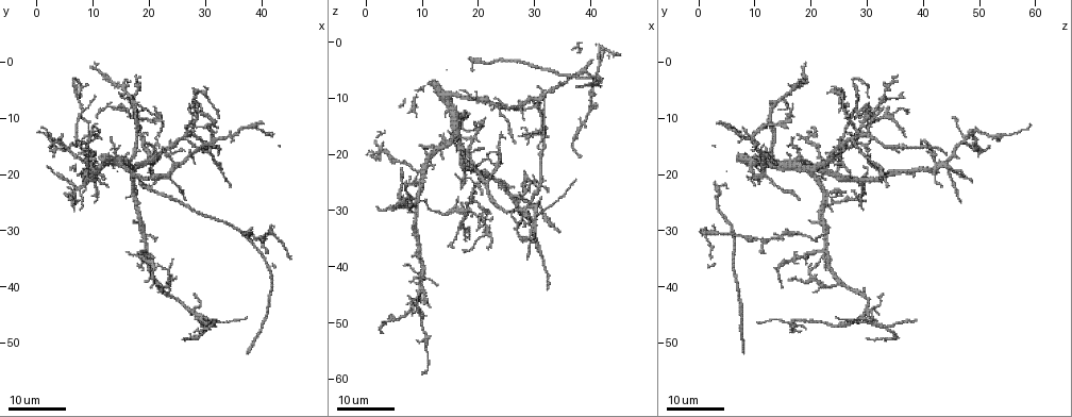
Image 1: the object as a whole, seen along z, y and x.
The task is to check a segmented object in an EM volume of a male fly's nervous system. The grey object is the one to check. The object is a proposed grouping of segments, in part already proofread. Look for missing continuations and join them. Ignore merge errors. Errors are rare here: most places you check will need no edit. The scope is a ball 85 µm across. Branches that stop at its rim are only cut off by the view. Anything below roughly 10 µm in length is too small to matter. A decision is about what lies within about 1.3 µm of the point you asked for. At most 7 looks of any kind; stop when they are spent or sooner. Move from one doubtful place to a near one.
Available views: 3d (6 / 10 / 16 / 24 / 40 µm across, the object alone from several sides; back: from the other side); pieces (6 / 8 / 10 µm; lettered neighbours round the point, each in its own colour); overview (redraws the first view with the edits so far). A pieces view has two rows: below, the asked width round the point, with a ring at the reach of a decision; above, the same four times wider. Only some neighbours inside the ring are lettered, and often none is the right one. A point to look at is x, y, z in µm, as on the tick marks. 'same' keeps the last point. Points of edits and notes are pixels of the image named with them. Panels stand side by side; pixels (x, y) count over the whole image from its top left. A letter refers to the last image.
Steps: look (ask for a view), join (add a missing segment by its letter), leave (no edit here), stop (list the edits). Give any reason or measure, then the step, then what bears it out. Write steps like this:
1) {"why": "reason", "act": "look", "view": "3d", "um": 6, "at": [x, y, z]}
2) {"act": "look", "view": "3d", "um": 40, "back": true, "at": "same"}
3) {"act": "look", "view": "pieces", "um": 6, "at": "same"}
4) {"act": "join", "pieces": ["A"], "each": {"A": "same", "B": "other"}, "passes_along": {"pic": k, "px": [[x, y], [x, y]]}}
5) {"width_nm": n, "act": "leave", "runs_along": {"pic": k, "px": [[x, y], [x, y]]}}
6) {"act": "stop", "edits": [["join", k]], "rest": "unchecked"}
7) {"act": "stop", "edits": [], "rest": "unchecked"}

{"why": "free end", "act": "look", "view": "3d", "um": 16, "at": [7.0, 14.0, 40.0]}

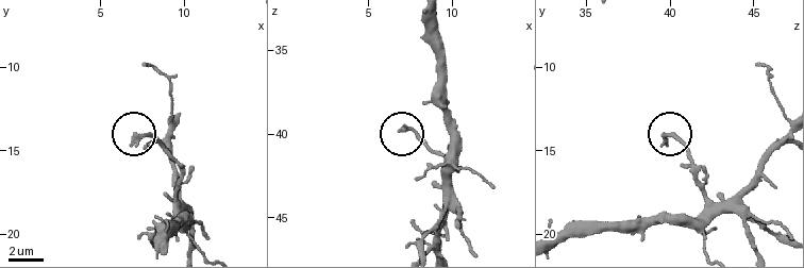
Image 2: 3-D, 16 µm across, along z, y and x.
{"act": "look", "view": "pieces", "um": 8, "at": [7.0, 14.4, 39.8]}

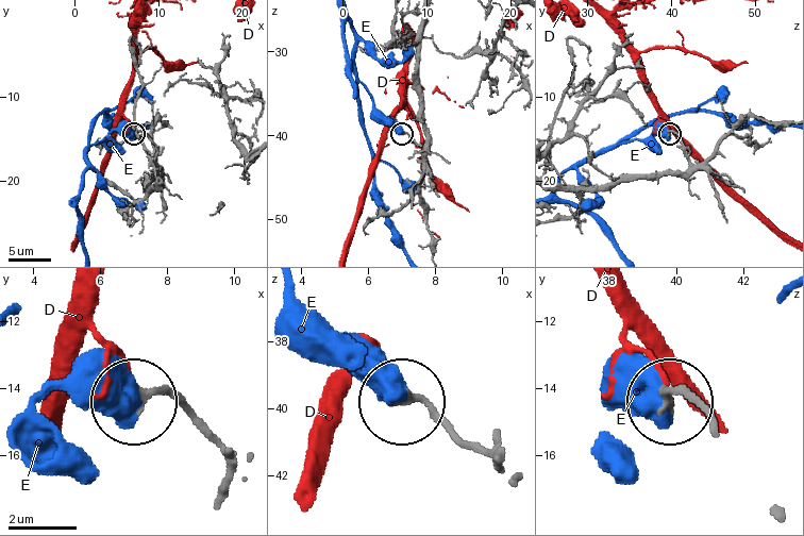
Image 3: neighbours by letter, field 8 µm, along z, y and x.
{"width_nm": 270, "act": "leave", "each": {"D": "other", "E": "other"}, "runs_along": {"pic": 3, "px": [[492, 462], [424, 404], [401, 402]]}, "found": "no lettered segment goes on from it"}

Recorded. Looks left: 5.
{"why": "end of a long branch", "act": "look", "view": "3d", "um": 16, "at": [32.5, 10.0, 26.0]}

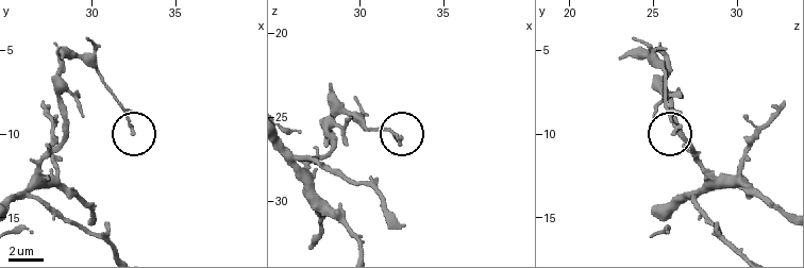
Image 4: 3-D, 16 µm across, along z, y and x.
{"why": "see the neighbours", "act": "look", "view": "pieces", "um": 10, "at": [32.4, 9.9, 26.3]}

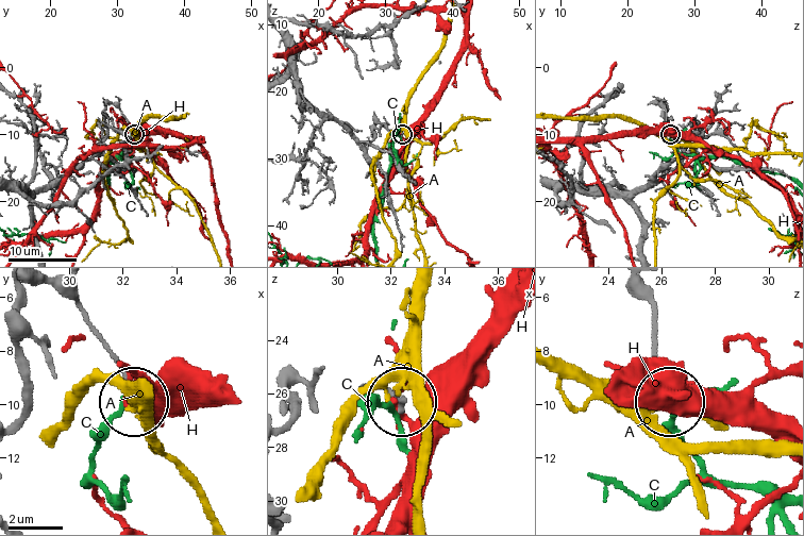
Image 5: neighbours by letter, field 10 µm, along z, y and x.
{"width_nm": 210, "act": "leave", "each": {"A": "other", "C": "other", "H": "other"}, "found": "none of them fits"}

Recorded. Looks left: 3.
{"why": "free end", "act": "look", "view": "3d", "um": 24, "at": [21.5, 31.0, 20.5]}

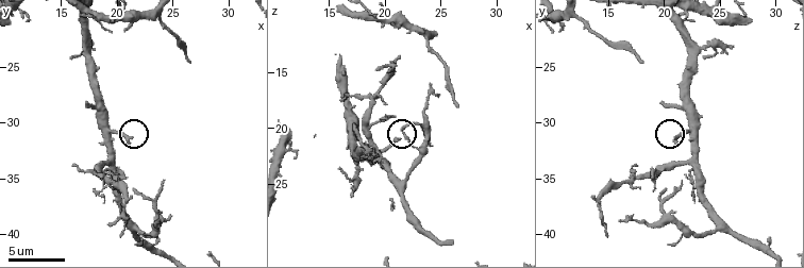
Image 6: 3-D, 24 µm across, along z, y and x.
{"act": "look", "view": "pieces", "um": 10, "at": [21.4, 31.2, 21.0]}

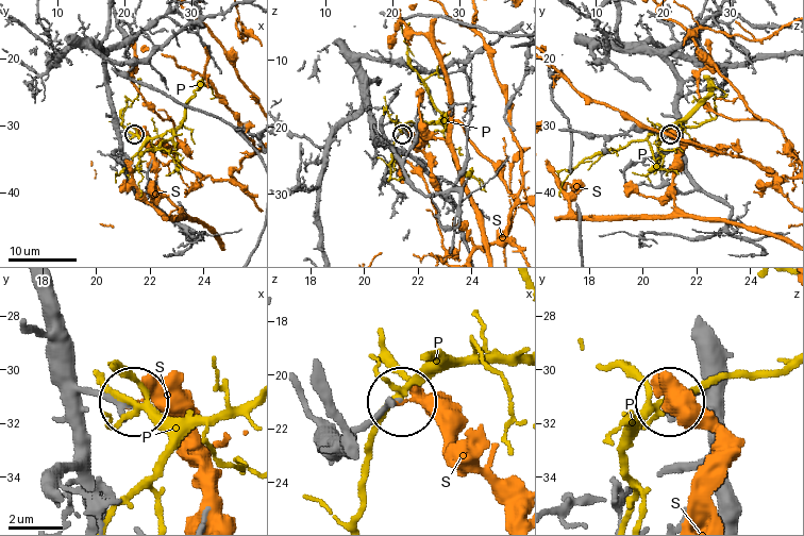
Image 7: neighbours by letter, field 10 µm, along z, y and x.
{"act": "leave", "each": {"P": "other", "S": "other"}, "runs_along": {"pic": 7, "px": [[315, 432], [363, 430], [402, 400]]}, "found": "none of them fits"}

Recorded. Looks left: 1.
{"why": "branch stops here", "act": "look", "view": "pieces", "um": 10, "at": [17.2, 28.4, 19.8]}

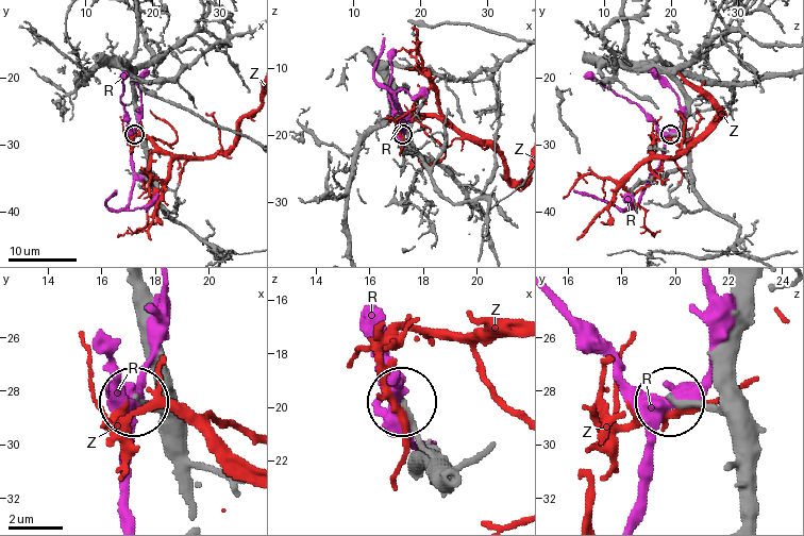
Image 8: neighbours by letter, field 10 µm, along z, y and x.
{"act": "leave", "each": {"R": "other", "Z": "other"}, "found": "none of them fits"}

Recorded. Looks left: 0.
{"act": "stop", "edits": [], "rest": "unchecked"}

